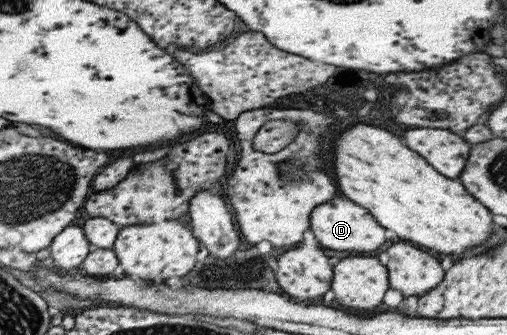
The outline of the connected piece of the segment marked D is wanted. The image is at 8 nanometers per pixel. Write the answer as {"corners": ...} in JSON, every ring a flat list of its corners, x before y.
{"corners":[[333,197,327,202,318,204,314,211,310,211,310,229,316,237,316,241,322,245,322,249,330,251,348,251,348,253,362,254,374,251,386,241,386,233,368,212,359,205,344,197]]}

